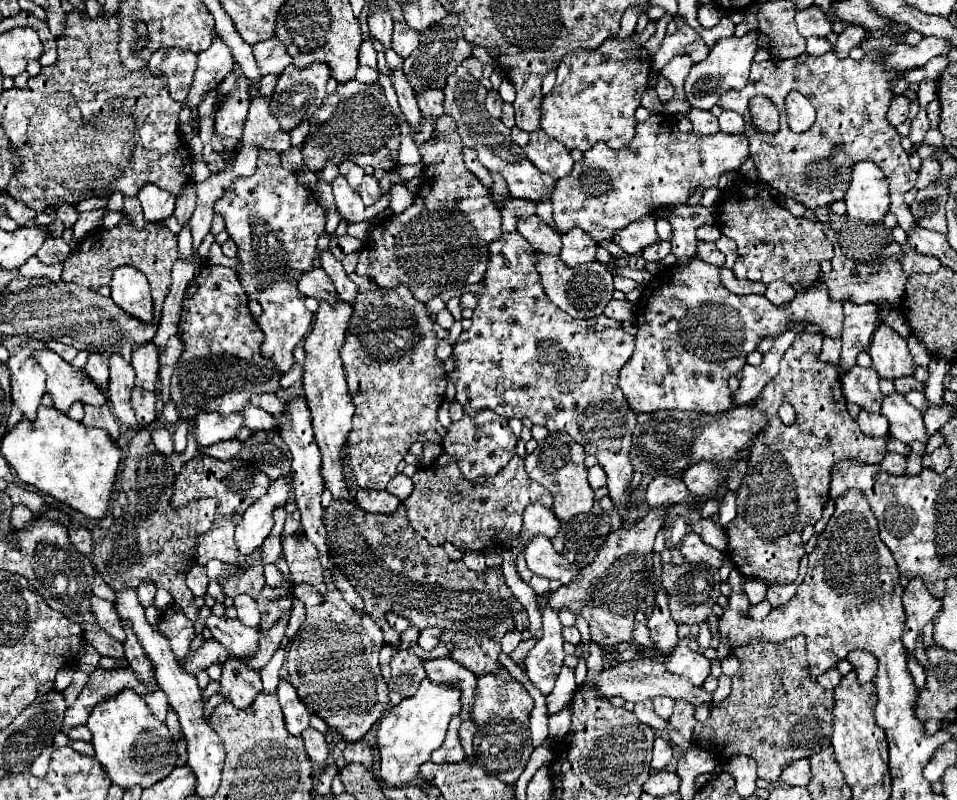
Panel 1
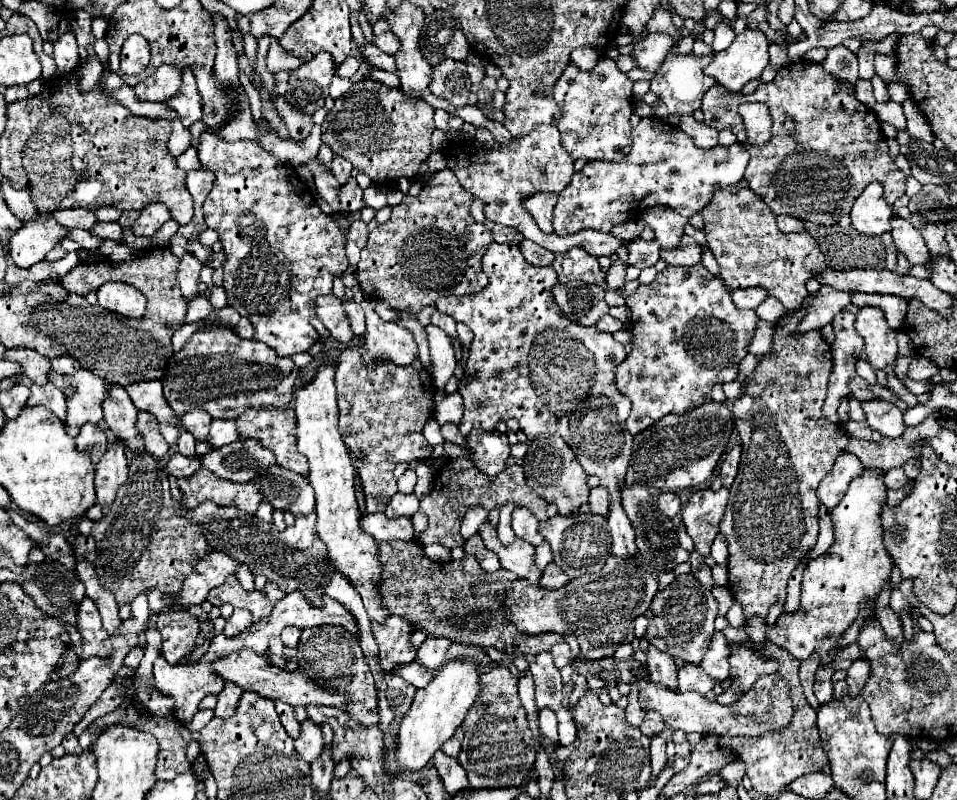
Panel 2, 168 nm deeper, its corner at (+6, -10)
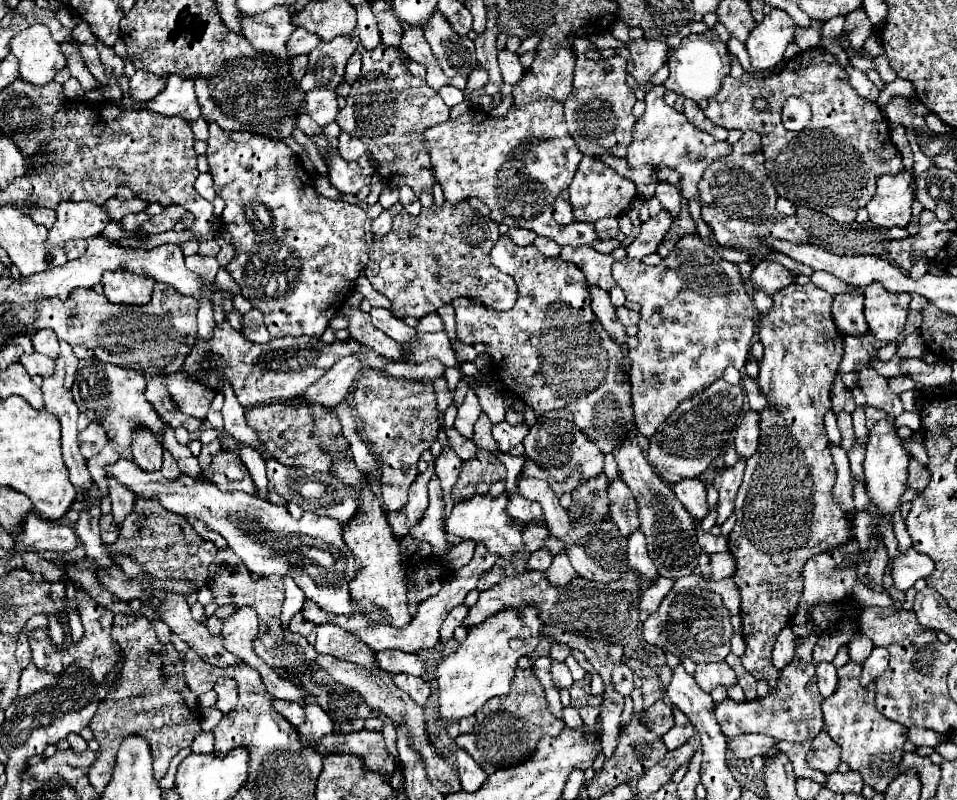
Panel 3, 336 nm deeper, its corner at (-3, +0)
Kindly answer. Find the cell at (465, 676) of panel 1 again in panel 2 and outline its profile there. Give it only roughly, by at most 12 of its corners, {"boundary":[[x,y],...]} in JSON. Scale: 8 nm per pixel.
{"boundary":[[411,662],[399,666],[397,674],[415,688],[433,674],[423,664]]}

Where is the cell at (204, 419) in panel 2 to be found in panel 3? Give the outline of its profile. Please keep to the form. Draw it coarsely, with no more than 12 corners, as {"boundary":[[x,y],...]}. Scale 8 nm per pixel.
{"boundary":[[184,370],[166,376],[166,390],[184,414],[204,420],[214,388]]}

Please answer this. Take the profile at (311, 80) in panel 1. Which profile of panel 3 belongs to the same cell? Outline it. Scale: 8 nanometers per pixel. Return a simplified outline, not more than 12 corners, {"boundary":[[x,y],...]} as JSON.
{"boundary":[[358,36],[320,42],[300,80],[304,92],[334,90],[344,64],[358,50]]}

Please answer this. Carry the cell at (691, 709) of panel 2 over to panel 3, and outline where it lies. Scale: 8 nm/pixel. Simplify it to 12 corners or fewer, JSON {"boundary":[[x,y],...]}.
{"boundary":[[800,640],[776,690],[714,706],[728,738],[812,742],[824,730],[812,650]]}

